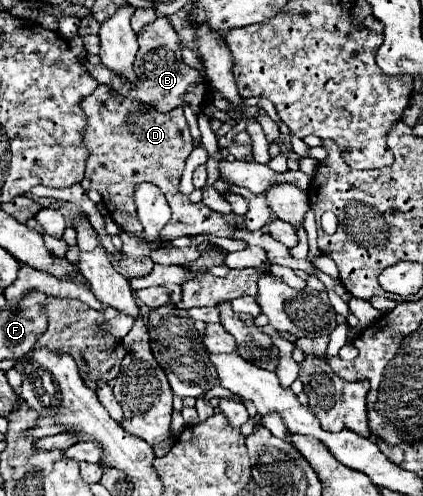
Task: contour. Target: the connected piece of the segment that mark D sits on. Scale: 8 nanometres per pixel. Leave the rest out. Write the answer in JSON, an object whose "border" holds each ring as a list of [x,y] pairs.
{"border":[[[99,85],[91,97],[83,99],[83,111],[87,115],[85,145],[91,153],[87,159],[83,189],[97,189],[103,197],[103,203],[113,217],[113,221],[131,235],[141,233],[141,223],[137,219],[135,207],[135,189],[141,183],[157,185],[171,207],[171,221],[163,227],[165,239],[175,237],[195,237],[195,235],[215,235],[215,237],[233,237],[237,225],[225,221],[217,211],[211,211],[203,203],[191,203],[179,191],[179,183],[185,171],[185,161],[193,151],[193,137],[183,115],[183,107],[169,113],[157,111],[153,105],[141,101],[131,101],[111,91],[107,85]]]}

